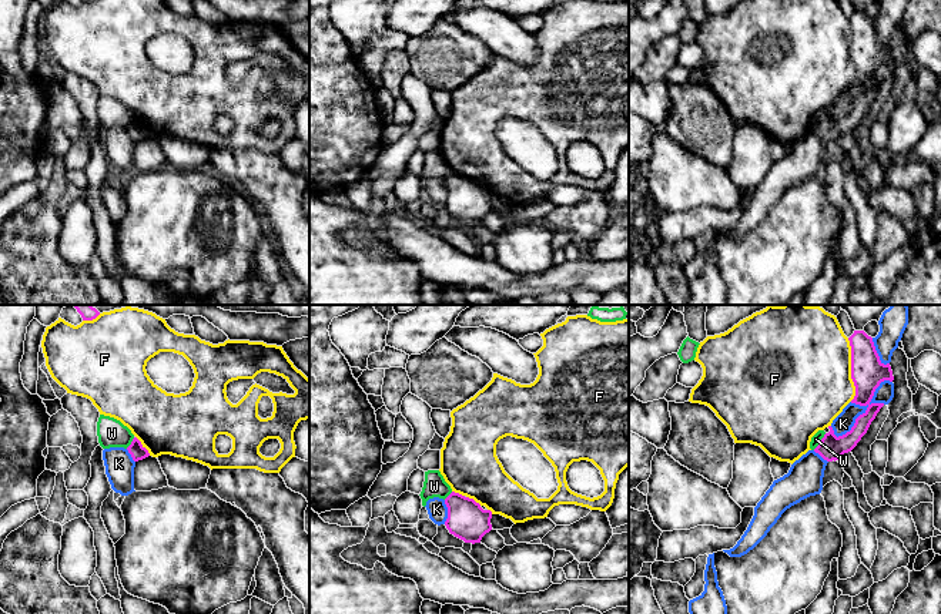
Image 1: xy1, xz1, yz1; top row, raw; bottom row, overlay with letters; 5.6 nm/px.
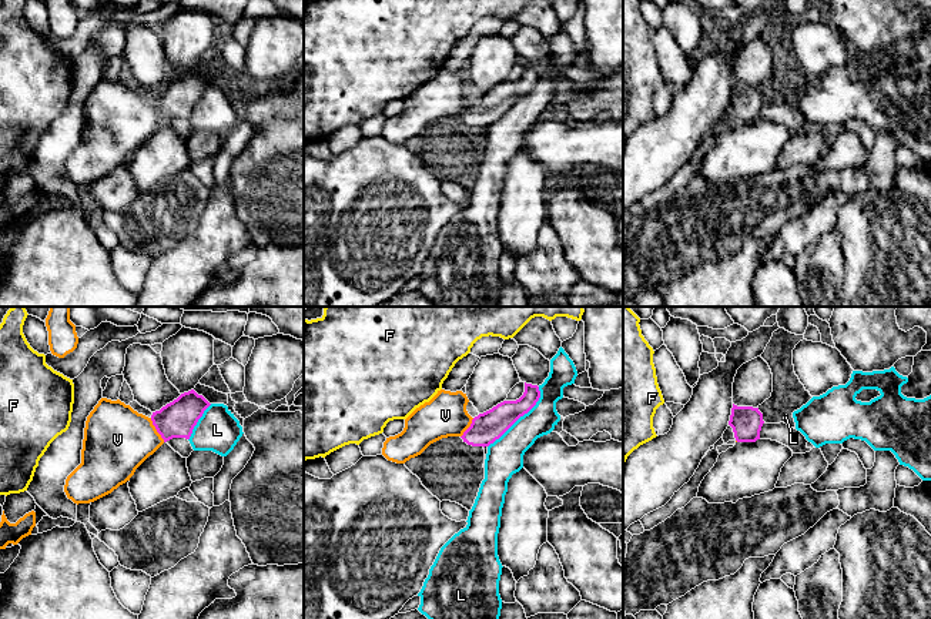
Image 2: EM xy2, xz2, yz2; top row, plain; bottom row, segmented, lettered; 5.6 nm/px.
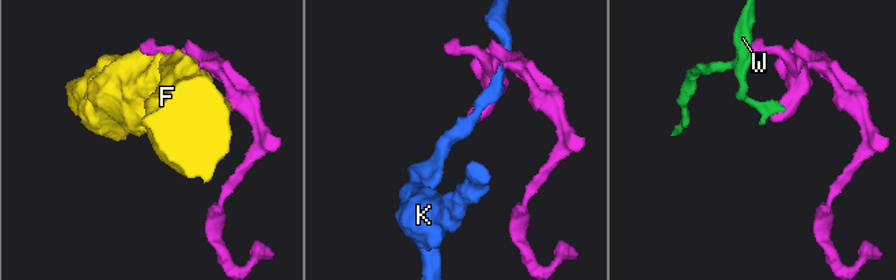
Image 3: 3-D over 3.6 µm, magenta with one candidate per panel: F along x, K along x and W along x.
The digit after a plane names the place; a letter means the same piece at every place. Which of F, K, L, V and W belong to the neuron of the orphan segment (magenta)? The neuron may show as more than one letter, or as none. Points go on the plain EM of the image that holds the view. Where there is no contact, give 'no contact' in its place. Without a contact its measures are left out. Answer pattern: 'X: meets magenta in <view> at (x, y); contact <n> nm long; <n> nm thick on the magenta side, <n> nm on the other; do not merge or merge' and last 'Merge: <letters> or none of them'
F: meets magenta in yz1 at (851, 50); contact 360 nm long; 190 nm thick on the magenta side, 500 nm on the other; do not merge
K: meets magenta in yz1 at (867, 90); contact 440 nm long; 190 nm thick on the magenta side, 110 nm on the other; do not merge
L: meets magenta in xz2 at (519, 97); contact 460 nm long; 170 nm thick on the magenta side, 200 nm on the other; do not merge
V: meets magenta in xy2 at (156, 109); contact 160 nm long; 200 nm thick on the magenta side, 380 nm on the other; merge
W: meets magenta in yz1 at (820, 123); contact 120 nm long; 140 nm thick on the magenta side, 60 nm on the other; do not merge
Merge: V

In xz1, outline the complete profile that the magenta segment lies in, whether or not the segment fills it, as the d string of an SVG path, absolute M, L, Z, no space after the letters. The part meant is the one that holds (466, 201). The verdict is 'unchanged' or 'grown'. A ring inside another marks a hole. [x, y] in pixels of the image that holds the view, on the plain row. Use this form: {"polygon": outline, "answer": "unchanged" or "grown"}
{"polygon": "M452 172L446 179L446 209L465 224L480 224L482 218L492 211L492 192L483 191L473 179Z", "answer": "unchanged"}

